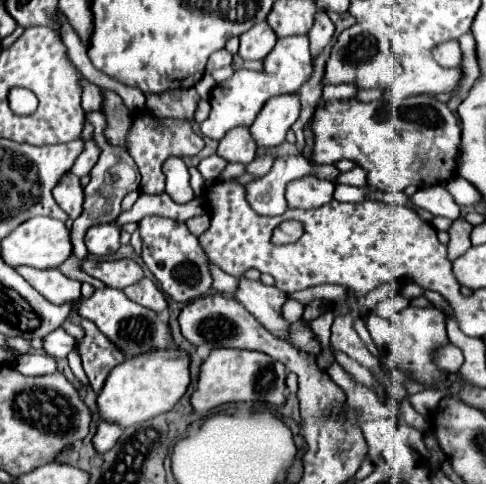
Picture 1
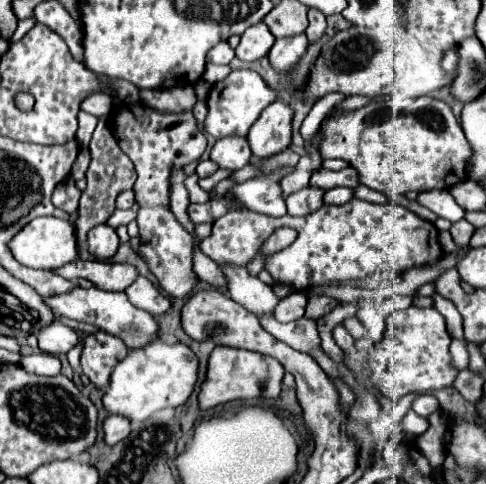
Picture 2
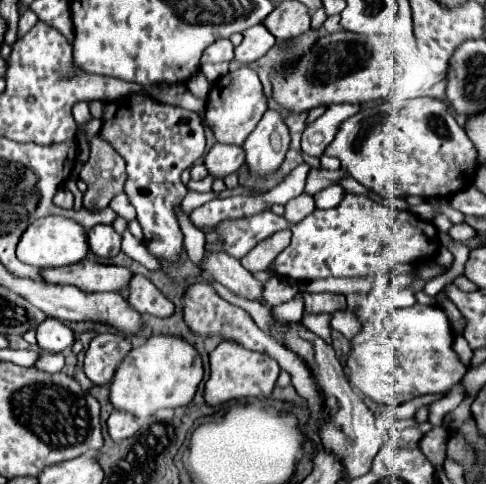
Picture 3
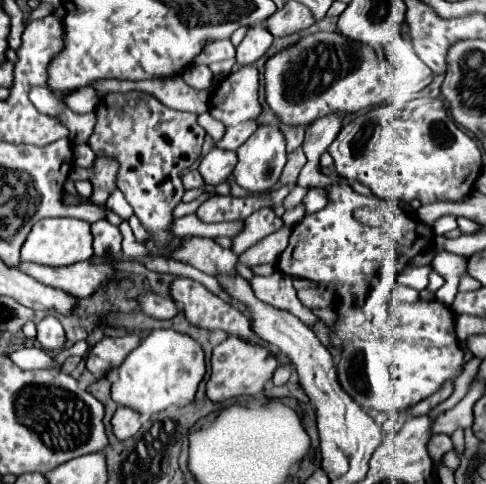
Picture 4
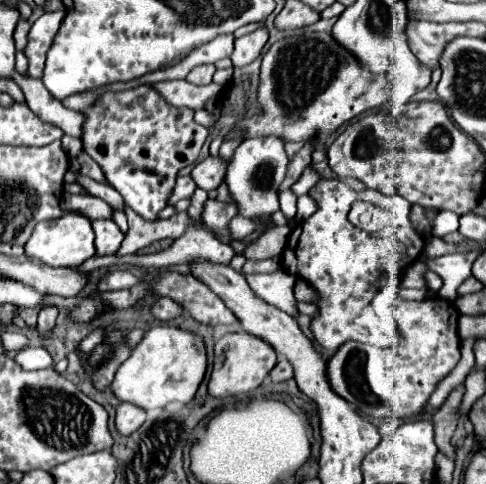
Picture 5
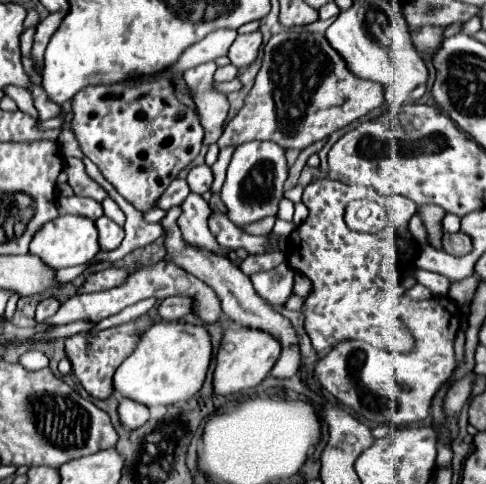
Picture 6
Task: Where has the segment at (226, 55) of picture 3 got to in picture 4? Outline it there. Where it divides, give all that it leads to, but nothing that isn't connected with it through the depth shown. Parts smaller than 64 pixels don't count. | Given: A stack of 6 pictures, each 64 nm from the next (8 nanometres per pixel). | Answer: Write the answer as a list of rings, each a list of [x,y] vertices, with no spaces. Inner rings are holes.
[[[214,40],[212,44],[206,44],[202,52],[194,58],[194,64],[212,64],[218,60],[234,58],[234,46],[230,40]]]

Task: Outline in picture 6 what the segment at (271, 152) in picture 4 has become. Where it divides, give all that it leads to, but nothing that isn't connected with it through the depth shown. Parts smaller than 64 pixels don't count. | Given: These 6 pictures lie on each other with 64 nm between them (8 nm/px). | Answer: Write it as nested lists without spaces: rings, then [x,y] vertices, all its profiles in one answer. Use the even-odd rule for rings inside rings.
[[[248,142],[234,150],[228,164],[226,180],[220,190],[220,200],[226,206],[226,216],[236,226],[248,226],[266,216],[276,216],[278,202],[284,196],[284,182],[288,176],[288,166],[284,150],[276,148],[272,142]]]

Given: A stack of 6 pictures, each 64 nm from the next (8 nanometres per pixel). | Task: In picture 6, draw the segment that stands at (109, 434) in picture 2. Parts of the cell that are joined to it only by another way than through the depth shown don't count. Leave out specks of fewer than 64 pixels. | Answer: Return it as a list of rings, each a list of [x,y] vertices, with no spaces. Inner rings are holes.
[[[122,398],[120,400],[120,406],[118,406],[118,414],[120,414],[120,422],[134,430],[134,428],[140,428],[142,424],[148,422],[150,414],[148,414],[148,408],[136,400],[130,400],[130,398]]]

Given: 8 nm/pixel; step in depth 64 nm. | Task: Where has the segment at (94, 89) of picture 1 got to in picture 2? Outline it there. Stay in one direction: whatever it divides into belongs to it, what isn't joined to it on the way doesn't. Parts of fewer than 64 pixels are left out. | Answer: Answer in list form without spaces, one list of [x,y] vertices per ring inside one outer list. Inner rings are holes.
[[[97,92],[86,98],[80,108],[96,117],[109,115],[112,111],[112,98],[106,93]]]

